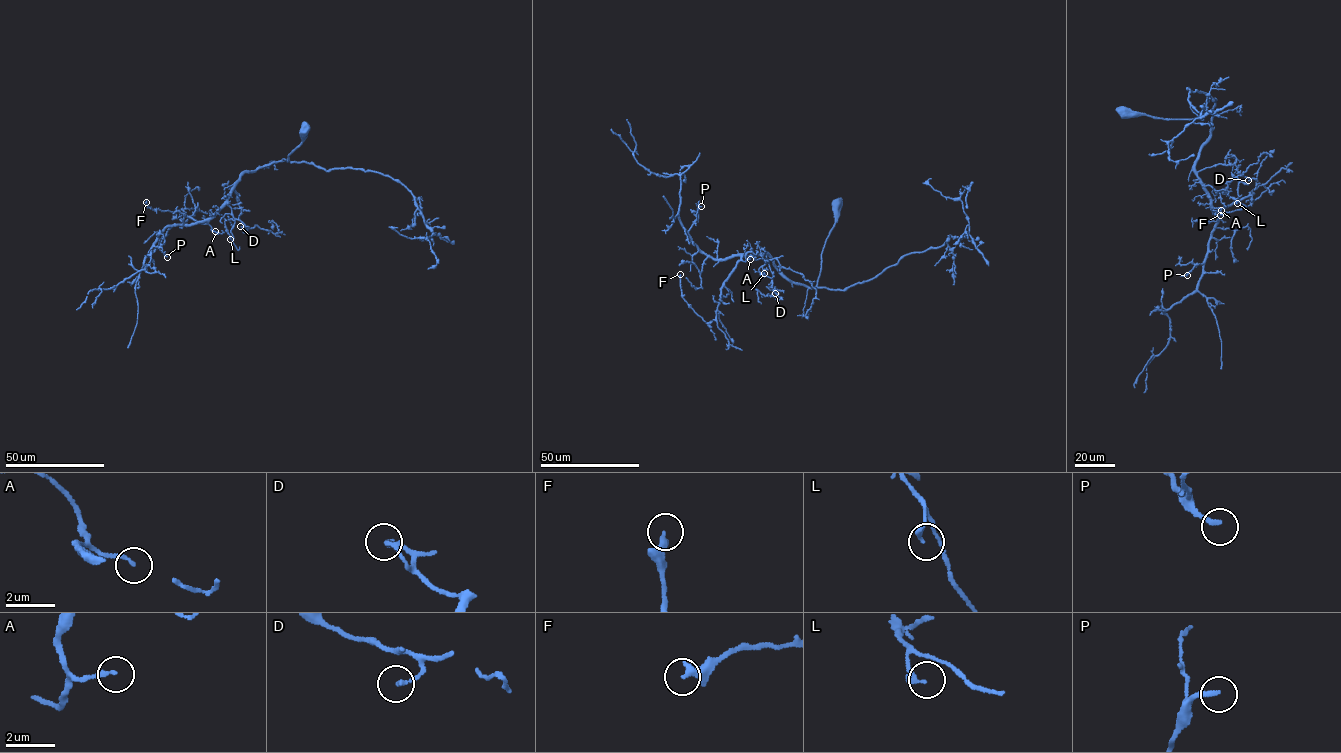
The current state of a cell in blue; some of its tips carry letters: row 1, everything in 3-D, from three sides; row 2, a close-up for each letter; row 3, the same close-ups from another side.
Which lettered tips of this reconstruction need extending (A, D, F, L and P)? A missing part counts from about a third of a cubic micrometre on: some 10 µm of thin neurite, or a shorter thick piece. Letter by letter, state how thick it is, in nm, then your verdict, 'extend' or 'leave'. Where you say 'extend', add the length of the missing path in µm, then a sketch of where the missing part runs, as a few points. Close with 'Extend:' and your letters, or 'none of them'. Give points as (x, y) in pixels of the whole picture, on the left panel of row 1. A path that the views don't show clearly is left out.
A: calibre 150 nm; leave
D: calibre 170 nm; leave
F: calibre 320 nm; leave
L: calibre 170 nm; leave
P: calibre 200 nm; leave
Extend: none of them

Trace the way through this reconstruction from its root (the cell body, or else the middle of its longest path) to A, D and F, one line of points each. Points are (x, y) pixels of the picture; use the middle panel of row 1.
A: (838, 205), (815, 286), (791, 283), (767, 253), (741, 257), (745, 261), (750, 259)
D: (838, 205), (816, 285), (791, 283), (768, 254), (775, 293)
F: (838, 205), (815, 286), (791, 283), (767, 253), (745, 255), (706, 322), (682, 296), (680, 274)

